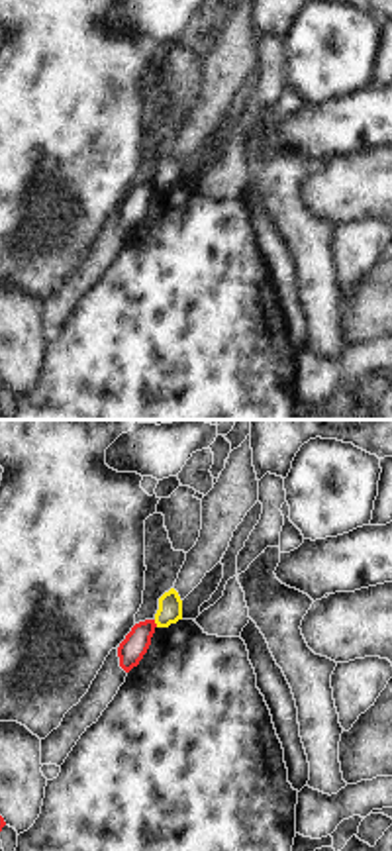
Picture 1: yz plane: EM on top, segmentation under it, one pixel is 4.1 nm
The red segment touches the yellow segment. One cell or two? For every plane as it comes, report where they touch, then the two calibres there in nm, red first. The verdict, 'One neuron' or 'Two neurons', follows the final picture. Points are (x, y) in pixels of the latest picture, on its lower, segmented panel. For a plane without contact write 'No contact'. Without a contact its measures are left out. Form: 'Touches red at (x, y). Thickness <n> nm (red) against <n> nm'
Touches red at (155, 624). Thickness 110 nm (red) against 100 nm.

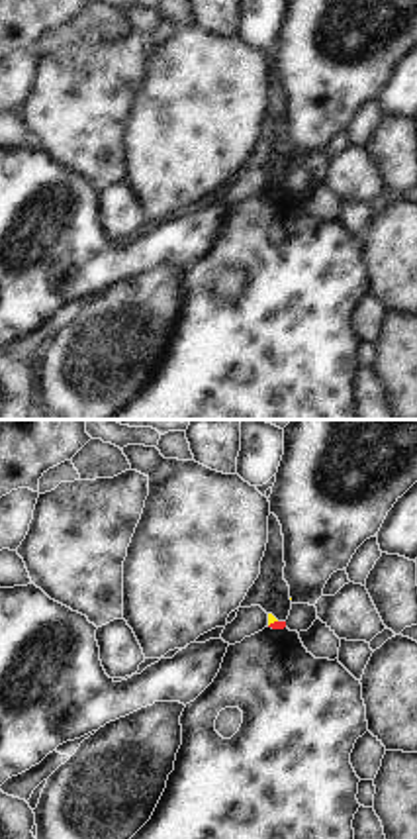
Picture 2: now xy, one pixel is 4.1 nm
Touches red at (275, 622). Thickness 30 nm (red) against 30 nm.

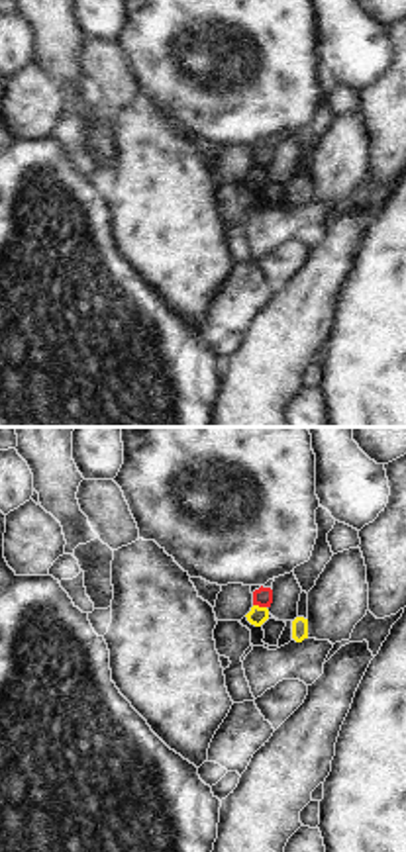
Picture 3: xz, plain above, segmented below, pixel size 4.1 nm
Touches red at (259, 606). Thickness 80 nm (red) against 80 nm.

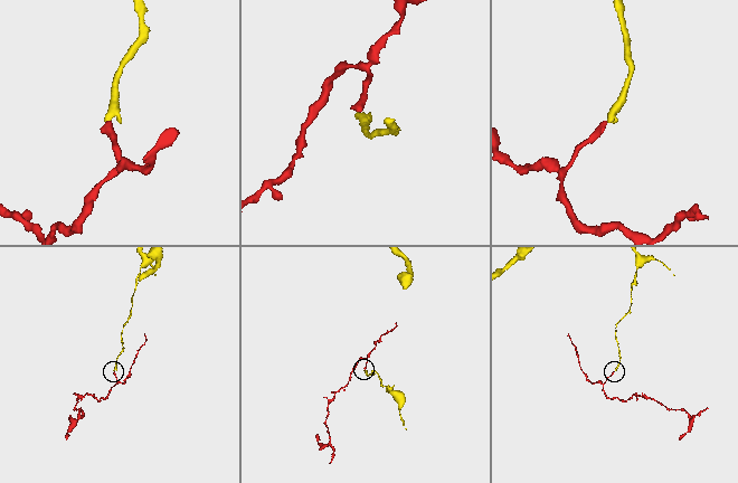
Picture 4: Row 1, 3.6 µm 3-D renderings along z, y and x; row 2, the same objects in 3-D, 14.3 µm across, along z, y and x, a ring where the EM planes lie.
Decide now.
Two neurons.

